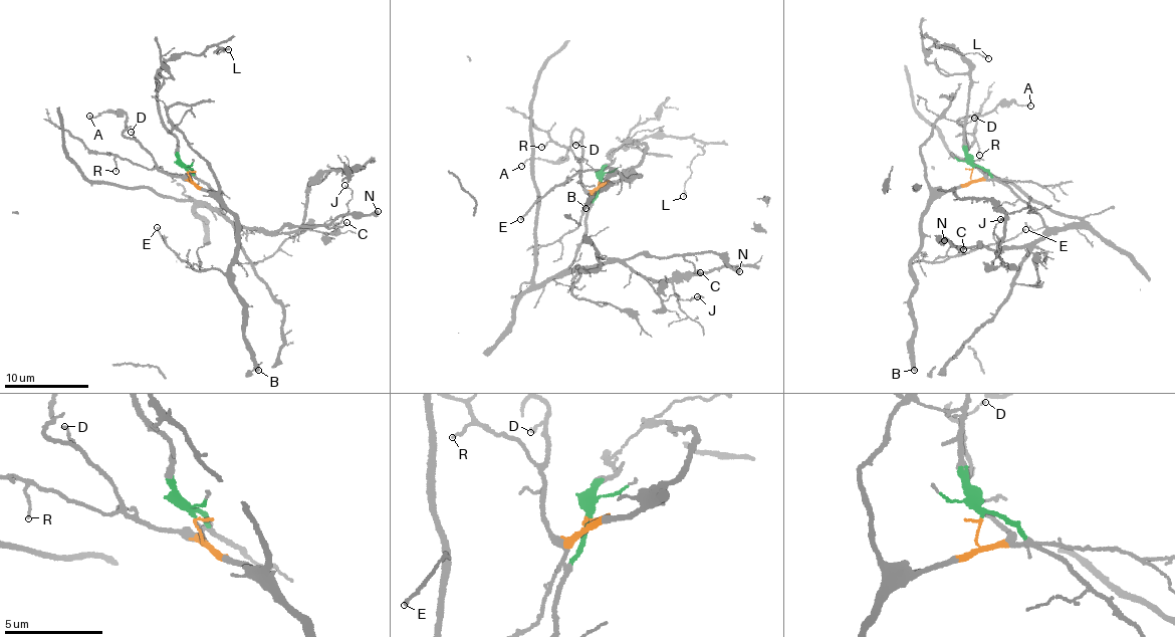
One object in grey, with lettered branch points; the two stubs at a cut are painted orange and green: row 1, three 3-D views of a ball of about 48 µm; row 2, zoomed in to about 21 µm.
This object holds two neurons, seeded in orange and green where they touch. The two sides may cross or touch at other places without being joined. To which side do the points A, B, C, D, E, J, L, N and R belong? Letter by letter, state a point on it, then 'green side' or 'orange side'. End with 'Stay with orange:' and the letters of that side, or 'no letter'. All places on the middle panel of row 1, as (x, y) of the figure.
A: at (521, 166); orange side
B: at (585, 208); orange side
C: at (700, 272); green side
D: at (575, 145); orange side
E: at (520, 219); orange side
J: at (697, 296); green side
L: at (683, 196); green side
N: at (739, 271); green side
R: at (541, 147); orange side
Stay with orange: A, B, D, E, R

